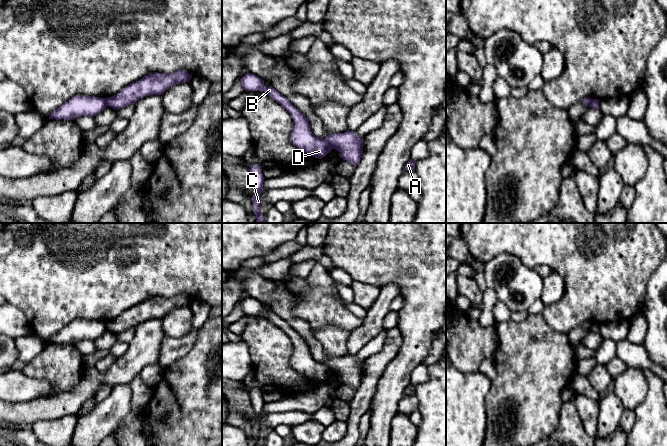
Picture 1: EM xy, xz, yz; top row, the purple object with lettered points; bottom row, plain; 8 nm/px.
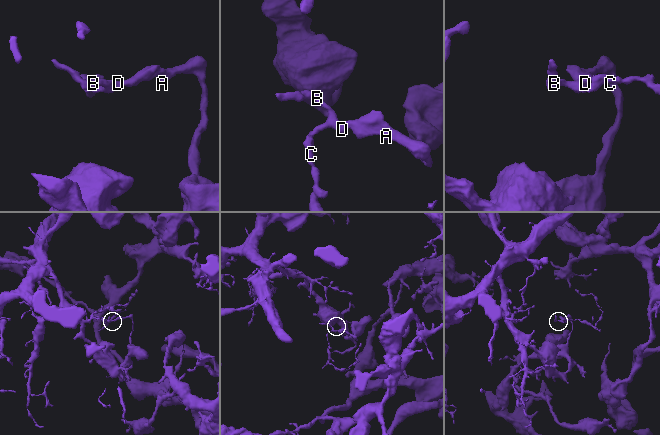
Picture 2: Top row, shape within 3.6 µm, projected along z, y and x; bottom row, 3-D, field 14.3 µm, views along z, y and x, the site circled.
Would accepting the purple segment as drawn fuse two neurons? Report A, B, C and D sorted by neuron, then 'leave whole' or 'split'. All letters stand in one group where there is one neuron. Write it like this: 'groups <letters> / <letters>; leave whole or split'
groups A / B C D; split

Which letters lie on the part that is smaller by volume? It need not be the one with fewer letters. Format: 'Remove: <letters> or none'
Remove: B, C, D

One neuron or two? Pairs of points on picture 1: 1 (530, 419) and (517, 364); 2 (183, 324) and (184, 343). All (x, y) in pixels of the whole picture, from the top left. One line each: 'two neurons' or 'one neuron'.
1: one neuron
2: two neurons

